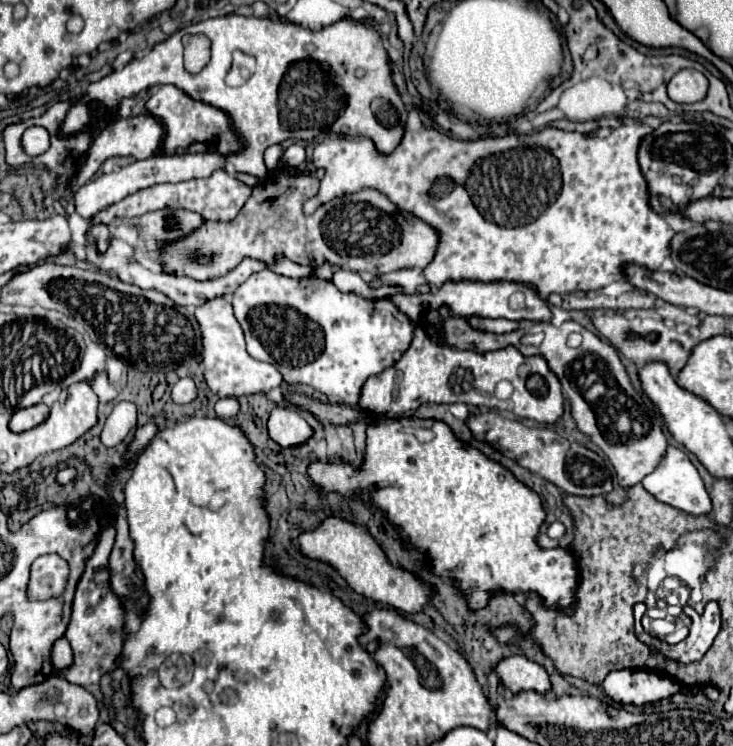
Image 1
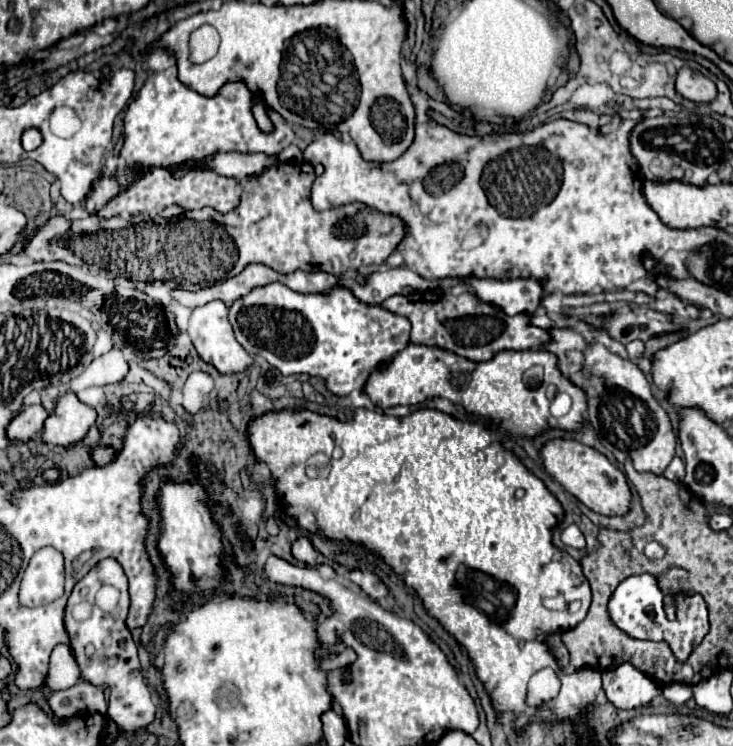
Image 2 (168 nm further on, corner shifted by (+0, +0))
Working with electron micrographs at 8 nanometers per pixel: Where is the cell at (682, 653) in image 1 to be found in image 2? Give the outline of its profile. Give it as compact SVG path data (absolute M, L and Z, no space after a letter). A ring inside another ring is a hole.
M641 574L641 576L629 576L625 578L617 590L613 592L611 600L609 600L609 614L611 620L631 638L637 640L663 640L669 644L673 656L677 662L687 662L687 658L691 656L693 648L697 648L703 638L709 632L709 610L705 600L695 594L695 596L675 596L677 600L677 618L669 620L665 614L665 602L663 602L663 592L657 586L657 580L651 574ZM647 610L653 610L655 616L649 618Z

